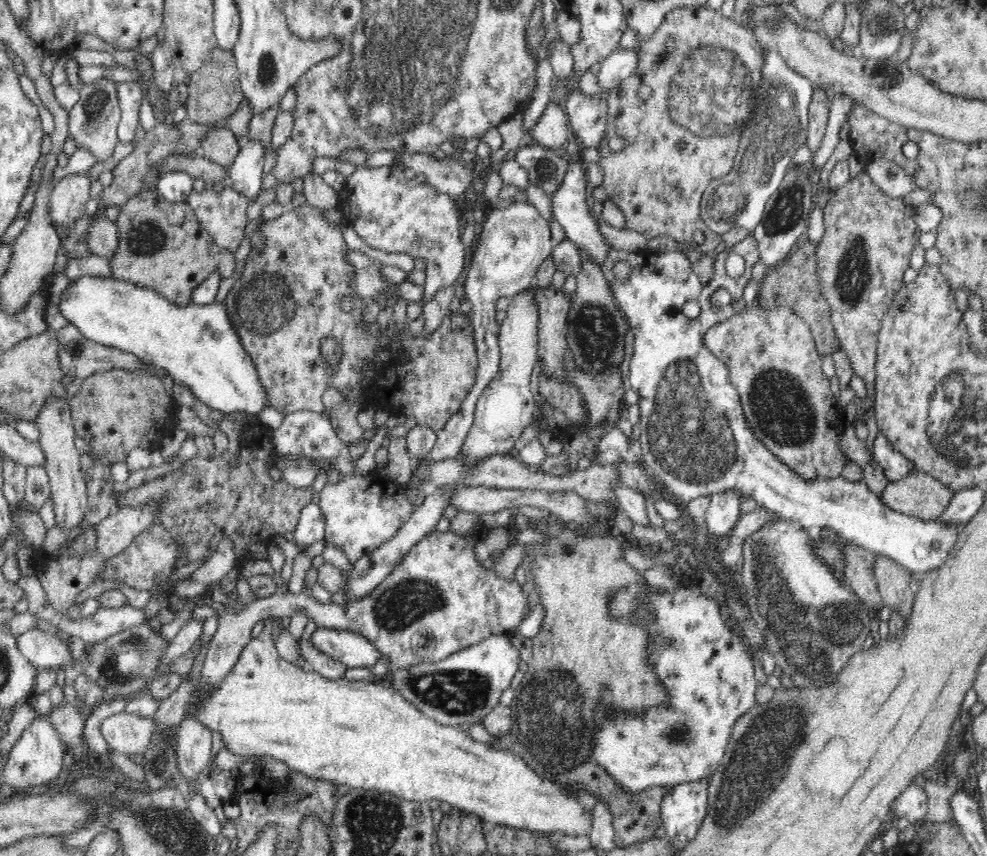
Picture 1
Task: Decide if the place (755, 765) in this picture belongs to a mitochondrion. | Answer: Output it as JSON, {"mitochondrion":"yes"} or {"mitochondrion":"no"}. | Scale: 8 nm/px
{"mitochondrion":"yes"}

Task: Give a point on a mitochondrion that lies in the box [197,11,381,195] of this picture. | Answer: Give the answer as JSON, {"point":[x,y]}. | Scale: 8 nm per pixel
{"point":[266,67]}

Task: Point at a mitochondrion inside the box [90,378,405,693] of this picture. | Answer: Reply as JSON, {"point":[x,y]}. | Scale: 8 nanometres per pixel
{"point":[125,664]}

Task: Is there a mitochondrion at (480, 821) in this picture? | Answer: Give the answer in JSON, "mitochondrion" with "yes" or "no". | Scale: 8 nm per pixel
{"mitochondrion":"no"}

